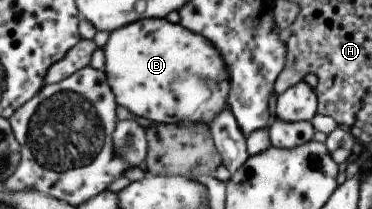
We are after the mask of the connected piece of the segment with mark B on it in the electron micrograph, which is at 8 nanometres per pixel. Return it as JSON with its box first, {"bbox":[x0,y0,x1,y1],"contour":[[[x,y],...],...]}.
{"bbox":[105,18,230,124],"contour":[[[165,18],[143,19],[109,33],[105,53],[105,74],[115,100],[134,116],[146,117],[154,124],[173,124],[180,121],[209,124],[228,108],[230,91],[229,69],[223,55],[213,43],[190,31],[181,23],[173,24]]]}

